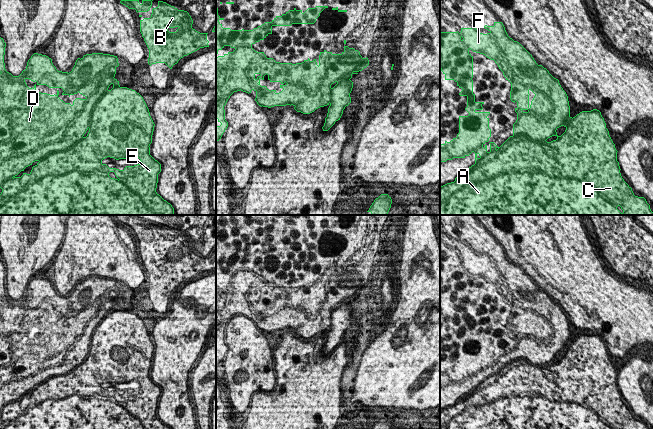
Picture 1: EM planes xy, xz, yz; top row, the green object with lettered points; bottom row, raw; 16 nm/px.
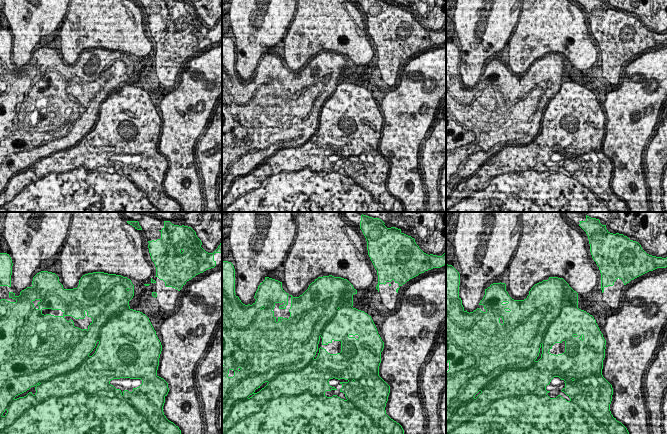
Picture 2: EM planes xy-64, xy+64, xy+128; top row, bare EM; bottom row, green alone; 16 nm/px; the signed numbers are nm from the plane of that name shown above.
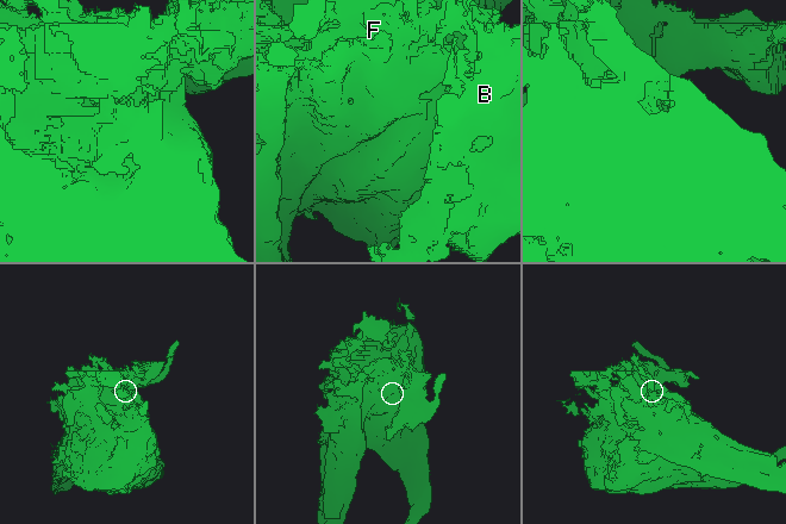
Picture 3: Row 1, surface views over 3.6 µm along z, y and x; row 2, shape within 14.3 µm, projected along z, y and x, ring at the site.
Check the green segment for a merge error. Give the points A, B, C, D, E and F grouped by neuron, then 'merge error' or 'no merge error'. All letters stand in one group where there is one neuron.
A C E / B D F | merge error

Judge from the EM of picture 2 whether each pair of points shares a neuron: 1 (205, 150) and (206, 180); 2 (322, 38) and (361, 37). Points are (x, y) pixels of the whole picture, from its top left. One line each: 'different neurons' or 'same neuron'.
1: same neuron
2: same neuron

